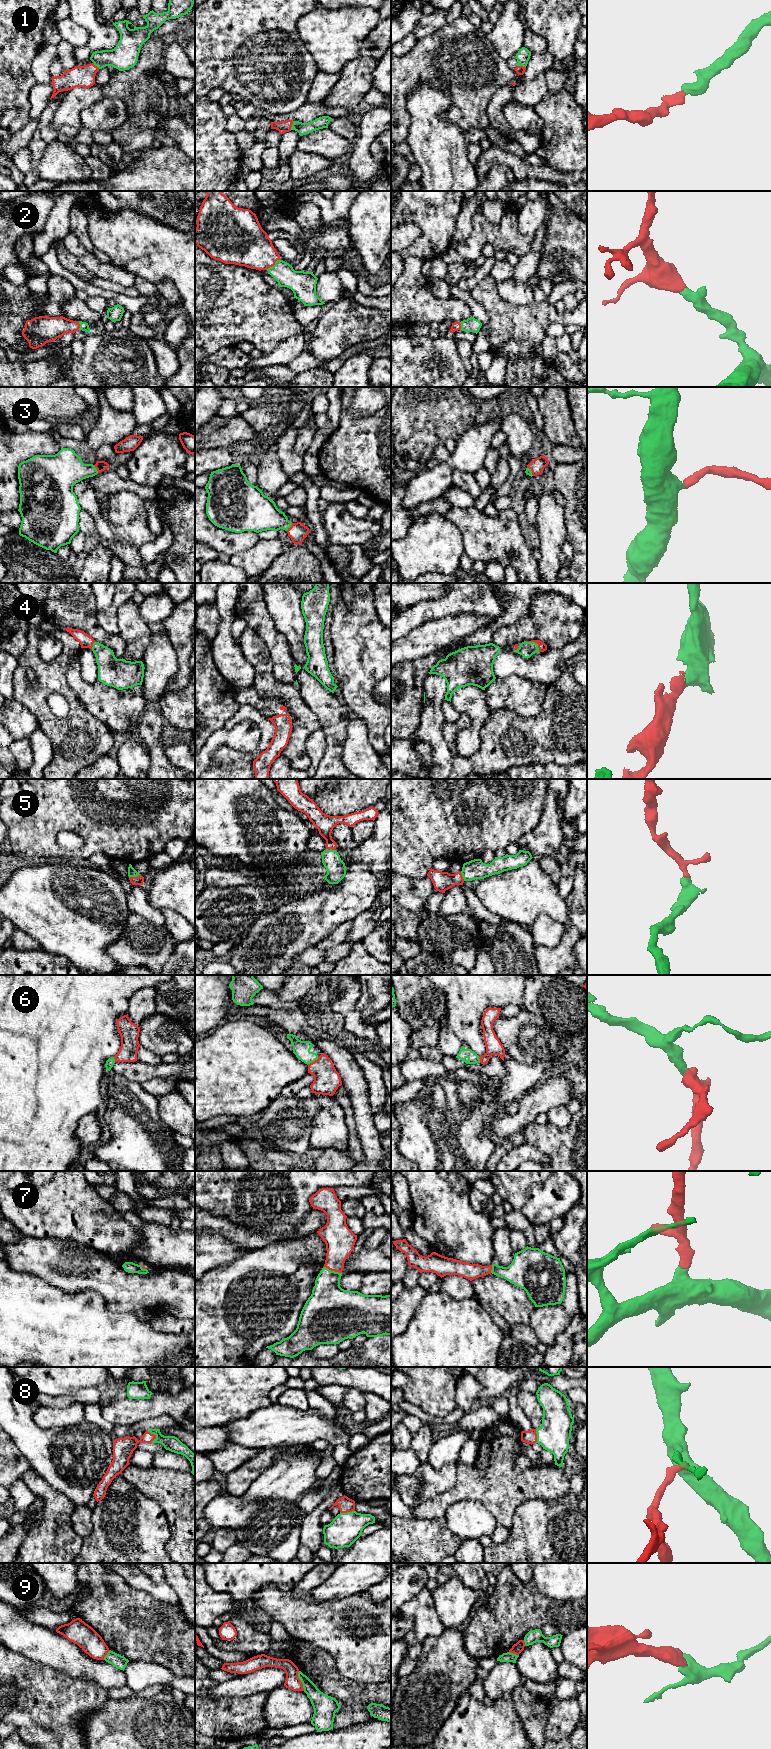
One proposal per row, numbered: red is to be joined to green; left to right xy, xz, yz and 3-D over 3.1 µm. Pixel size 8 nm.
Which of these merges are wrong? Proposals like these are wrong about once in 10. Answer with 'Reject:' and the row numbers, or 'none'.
Reject: 9

